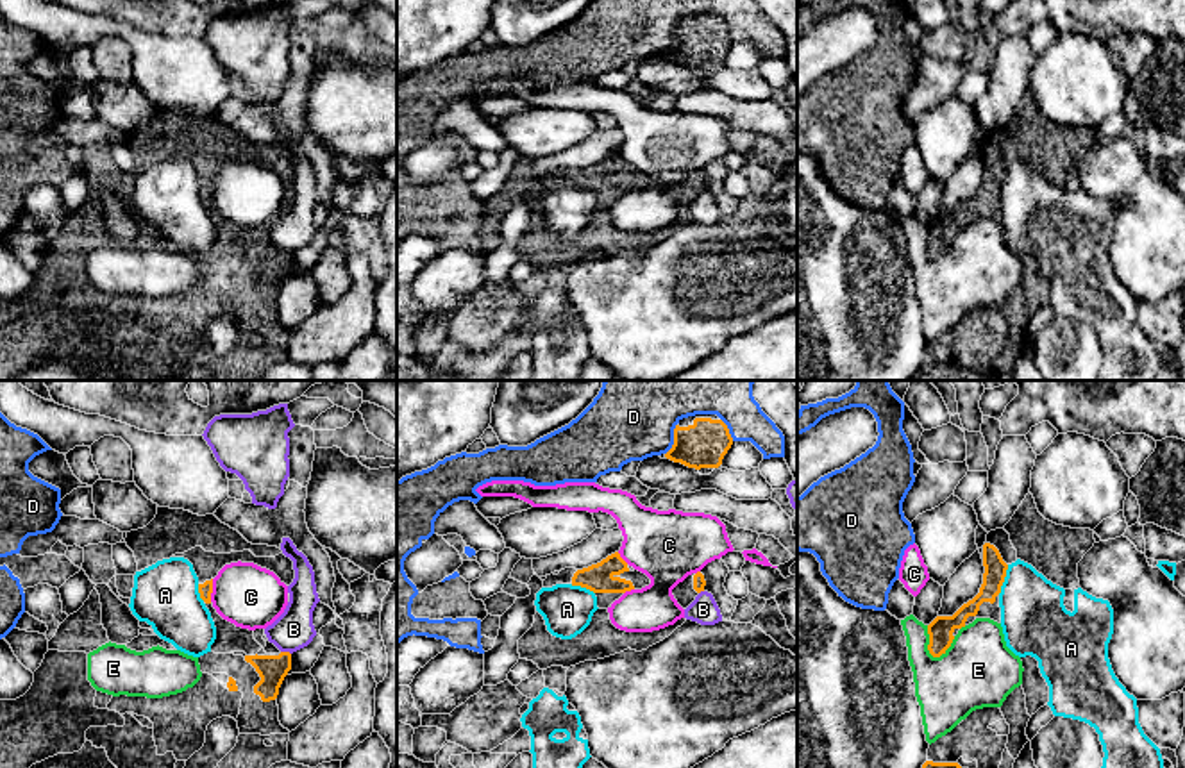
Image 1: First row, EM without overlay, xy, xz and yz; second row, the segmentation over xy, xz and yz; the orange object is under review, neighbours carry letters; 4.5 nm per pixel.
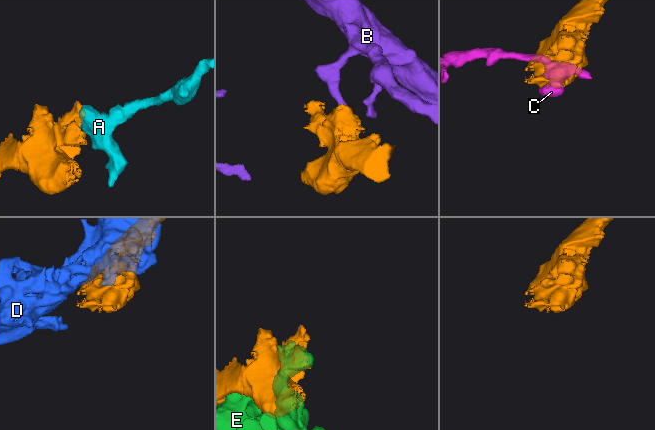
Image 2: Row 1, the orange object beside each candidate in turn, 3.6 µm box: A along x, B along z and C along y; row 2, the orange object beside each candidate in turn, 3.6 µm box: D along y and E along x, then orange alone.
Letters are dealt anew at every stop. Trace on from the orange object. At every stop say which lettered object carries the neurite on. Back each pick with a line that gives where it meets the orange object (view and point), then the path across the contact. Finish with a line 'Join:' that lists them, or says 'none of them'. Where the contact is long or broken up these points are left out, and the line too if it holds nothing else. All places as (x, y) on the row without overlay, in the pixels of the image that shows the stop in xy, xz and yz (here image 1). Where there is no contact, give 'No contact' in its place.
Join: none of them

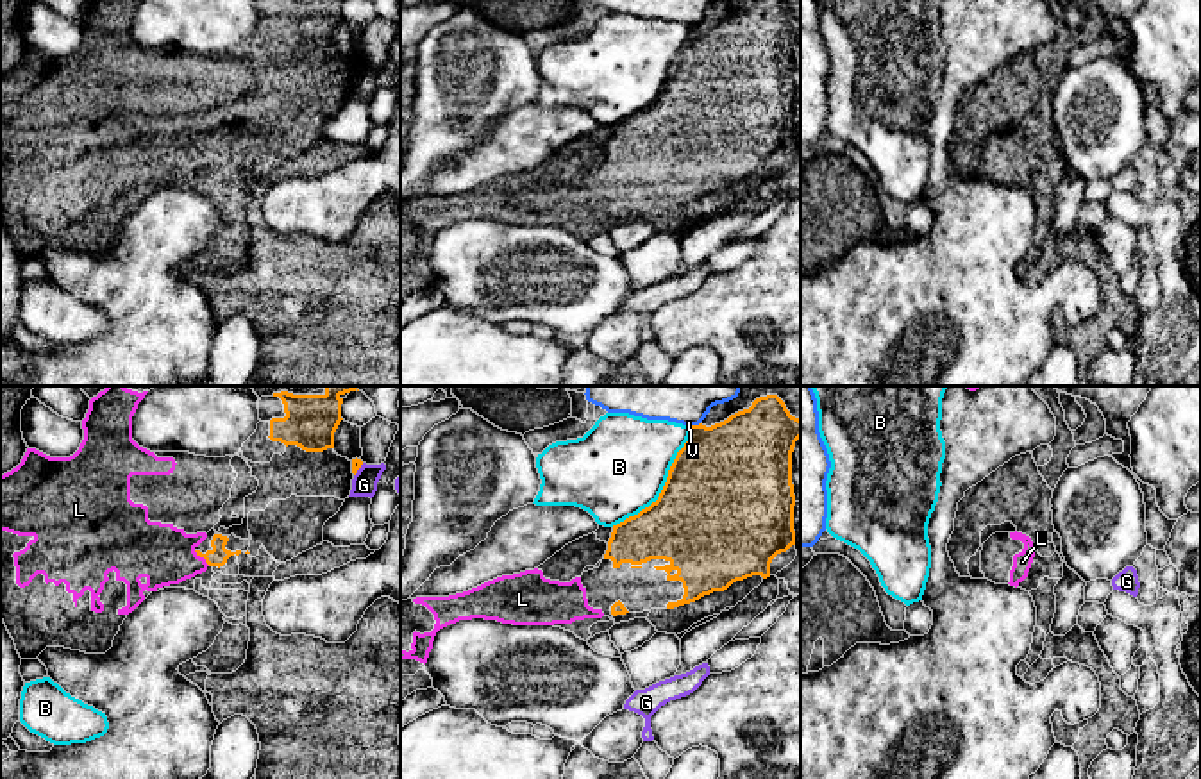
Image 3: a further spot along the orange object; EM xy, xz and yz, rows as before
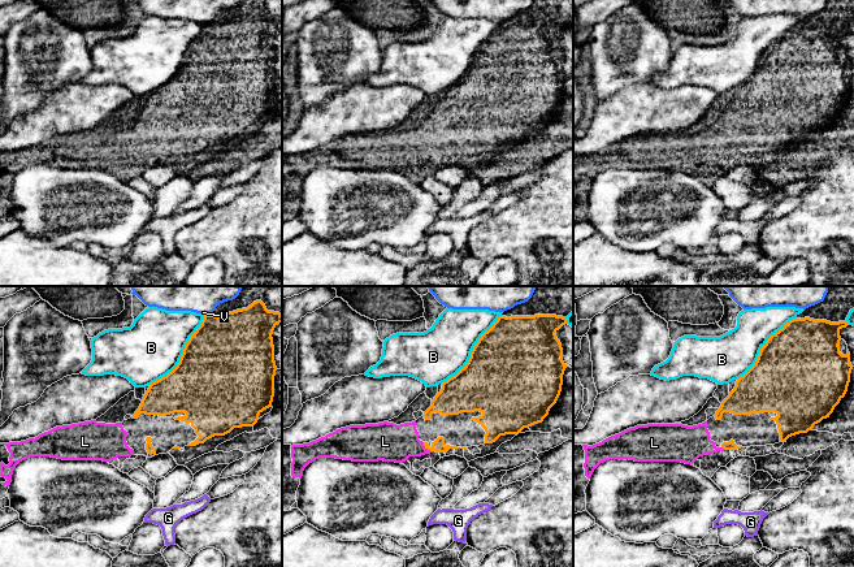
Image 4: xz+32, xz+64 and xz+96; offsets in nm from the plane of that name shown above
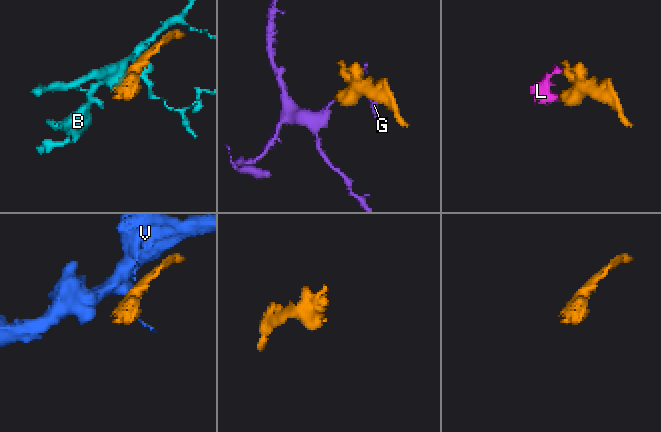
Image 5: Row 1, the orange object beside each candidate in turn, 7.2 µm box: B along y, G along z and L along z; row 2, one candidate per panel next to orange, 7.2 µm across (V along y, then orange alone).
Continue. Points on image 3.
L: Touches orange at xy (202, 156)
Join: L

